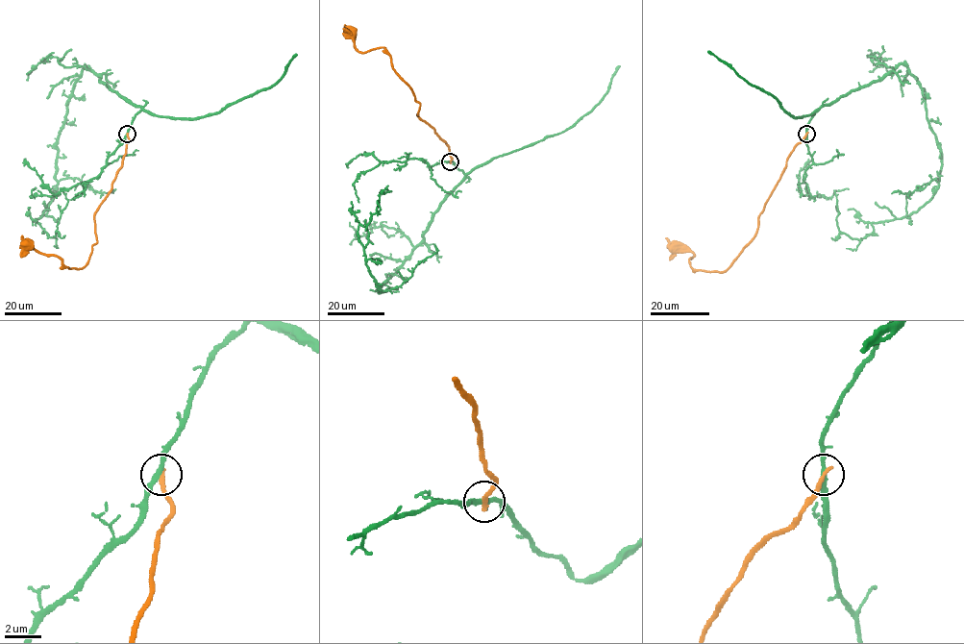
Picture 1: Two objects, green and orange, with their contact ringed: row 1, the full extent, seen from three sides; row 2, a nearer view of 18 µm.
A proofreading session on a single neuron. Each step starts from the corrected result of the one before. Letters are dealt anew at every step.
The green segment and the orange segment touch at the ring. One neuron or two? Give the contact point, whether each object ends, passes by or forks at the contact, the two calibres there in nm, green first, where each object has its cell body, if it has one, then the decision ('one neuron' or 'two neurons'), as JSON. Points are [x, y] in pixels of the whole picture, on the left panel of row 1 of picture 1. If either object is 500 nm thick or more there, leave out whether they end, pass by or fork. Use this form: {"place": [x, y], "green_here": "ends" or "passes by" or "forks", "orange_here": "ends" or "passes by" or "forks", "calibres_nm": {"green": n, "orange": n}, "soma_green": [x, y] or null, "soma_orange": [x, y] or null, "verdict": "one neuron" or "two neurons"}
{"place": [127, 134], "green_here": "passes by", "orange_here": "ends", "calibres_nm": {"green": 240, "orange": 280}, "soma_green": null, "soma_orange": [27, 244], "verdict": "two neurons"}

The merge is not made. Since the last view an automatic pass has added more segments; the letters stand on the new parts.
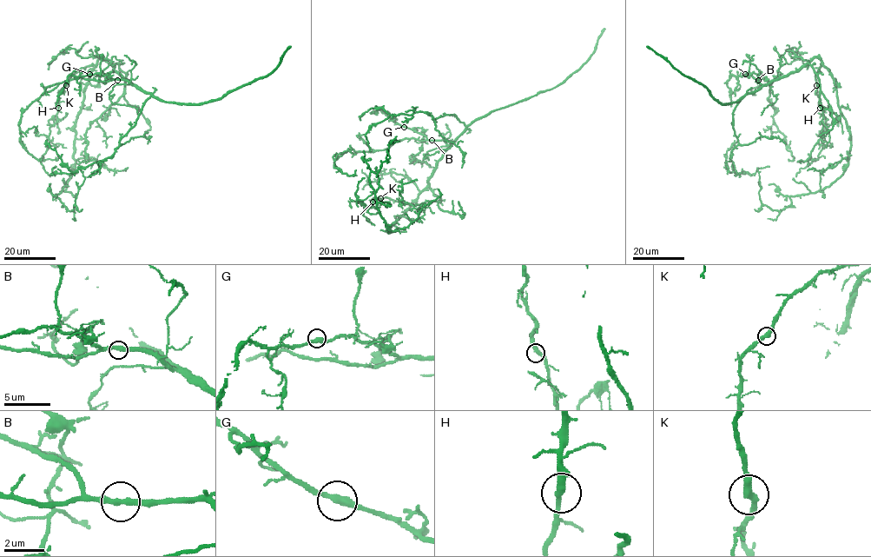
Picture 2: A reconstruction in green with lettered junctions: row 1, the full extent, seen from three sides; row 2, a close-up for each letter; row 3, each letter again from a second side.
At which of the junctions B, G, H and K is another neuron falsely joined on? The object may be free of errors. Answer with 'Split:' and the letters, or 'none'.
Split: none

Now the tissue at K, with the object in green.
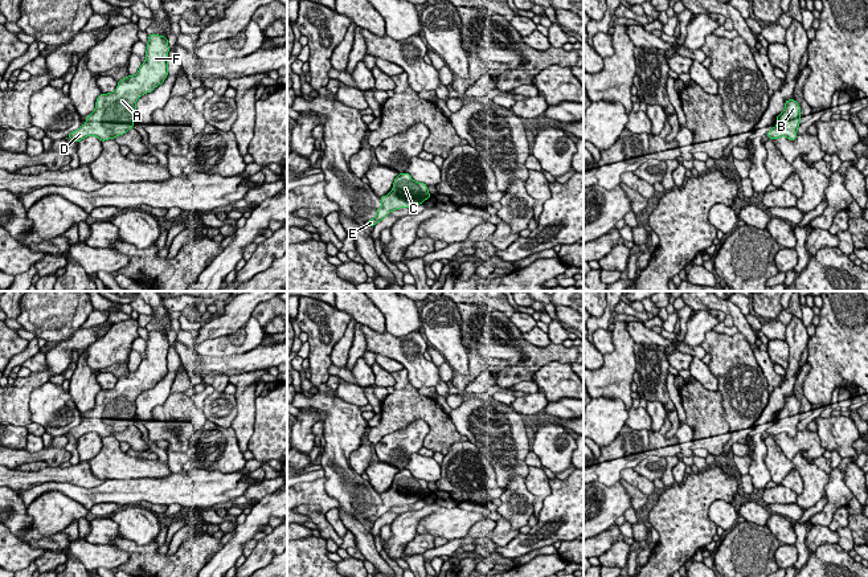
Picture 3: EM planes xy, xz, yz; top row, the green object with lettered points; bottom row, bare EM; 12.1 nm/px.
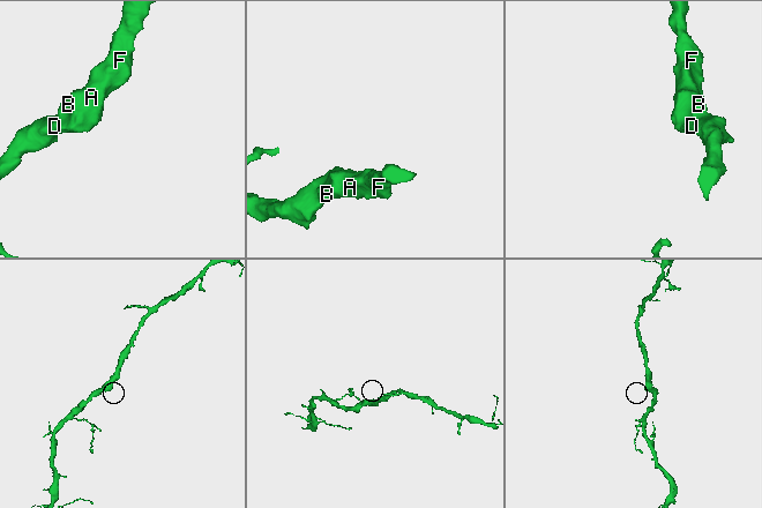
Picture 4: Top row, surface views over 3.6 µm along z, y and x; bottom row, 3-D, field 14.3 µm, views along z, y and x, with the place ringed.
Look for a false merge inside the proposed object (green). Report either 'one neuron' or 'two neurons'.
one neuron

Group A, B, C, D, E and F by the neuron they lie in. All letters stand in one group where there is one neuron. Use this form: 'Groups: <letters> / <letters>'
Groups: A B C D E F

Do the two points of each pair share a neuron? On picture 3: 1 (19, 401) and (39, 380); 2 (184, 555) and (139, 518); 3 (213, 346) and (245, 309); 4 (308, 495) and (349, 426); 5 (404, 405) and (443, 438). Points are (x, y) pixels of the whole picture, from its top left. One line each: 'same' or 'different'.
1: same
2: different
3: different
4: different
5: same

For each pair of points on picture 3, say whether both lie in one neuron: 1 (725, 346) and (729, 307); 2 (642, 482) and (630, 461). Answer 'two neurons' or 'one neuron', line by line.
1: two neurons
2: two neurons

